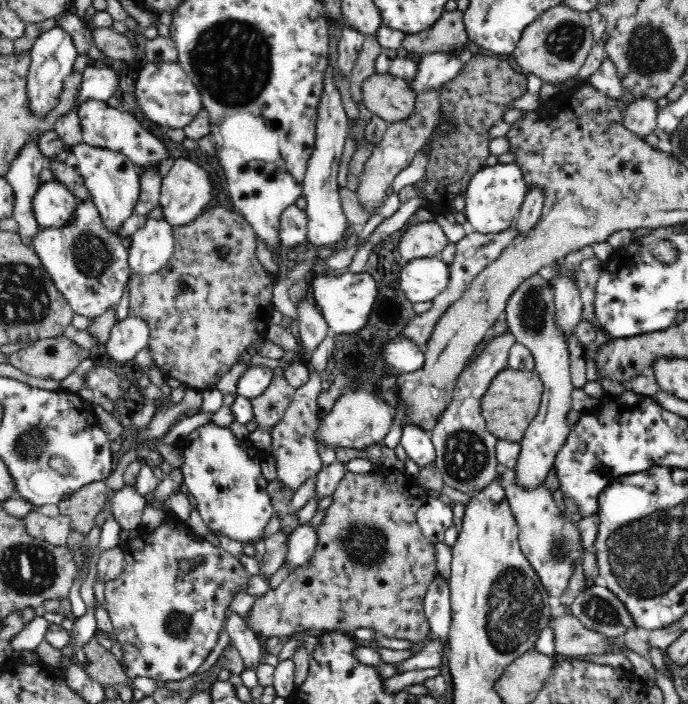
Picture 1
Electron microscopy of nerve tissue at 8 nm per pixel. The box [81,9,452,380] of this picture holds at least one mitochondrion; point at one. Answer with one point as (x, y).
(231, 58)

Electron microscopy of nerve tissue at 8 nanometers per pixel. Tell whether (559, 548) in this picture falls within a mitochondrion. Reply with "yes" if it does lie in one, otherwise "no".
yes

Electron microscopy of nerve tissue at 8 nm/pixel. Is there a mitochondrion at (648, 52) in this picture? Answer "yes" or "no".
yes

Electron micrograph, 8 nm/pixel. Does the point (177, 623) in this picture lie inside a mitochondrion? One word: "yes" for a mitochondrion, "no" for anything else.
yes

